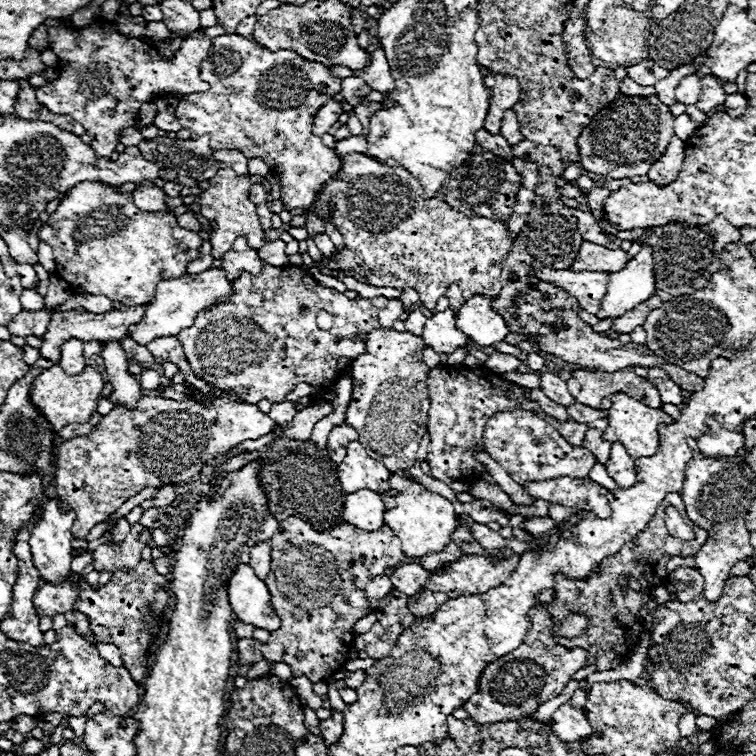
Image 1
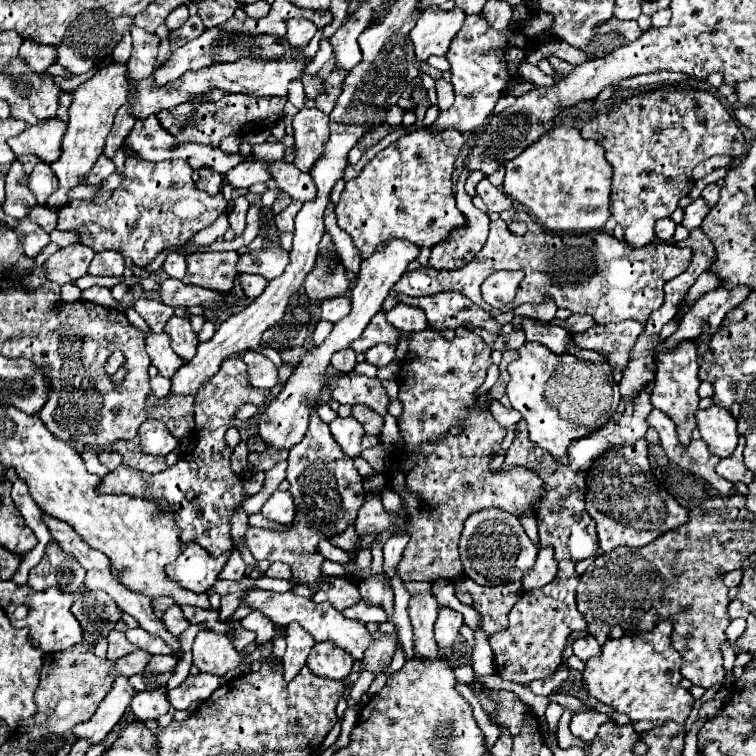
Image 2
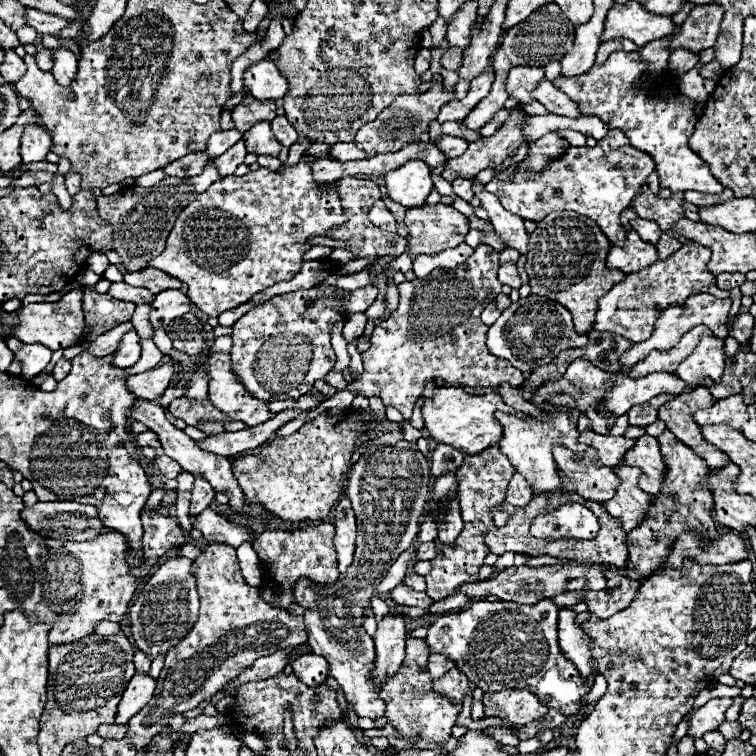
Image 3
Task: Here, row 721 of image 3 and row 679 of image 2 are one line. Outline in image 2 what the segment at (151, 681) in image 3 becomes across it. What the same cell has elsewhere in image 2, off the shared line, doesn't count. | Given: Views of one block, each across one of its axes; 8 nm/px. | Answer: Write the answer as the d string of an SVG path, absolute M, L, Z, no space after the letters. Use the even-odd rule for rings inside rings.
M118 676L114 680L108 696L100 702L94 716L88 722L82 722L72 730L74 736L88 738L88 740L92 740L92 744L98 744L100 740L104 740L106 734L118 724L118 720L130 706L134 694L136 694L136 690L128 682L128 676Z

